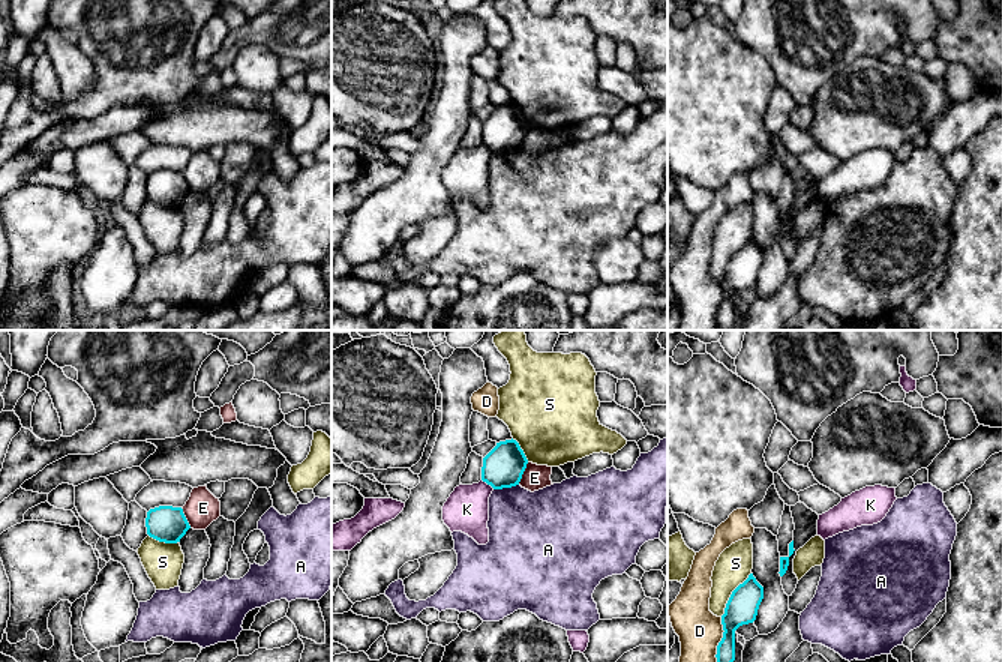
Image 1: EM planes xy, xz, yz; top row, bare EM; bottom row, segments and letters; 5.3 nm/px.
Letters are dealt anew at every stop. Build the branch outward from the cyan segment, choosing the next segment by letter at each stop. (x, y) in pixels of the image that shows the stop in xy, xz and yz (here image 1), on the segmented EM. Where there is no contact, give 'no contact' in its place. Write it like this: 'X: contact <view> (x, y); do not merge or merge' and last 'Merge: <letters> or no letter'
A: contact xz (506, 487); do not merge
D: contact yz (722, 640); do not merge
E: contact xz (522, 473); do not merge
K: contact xz (488, 484); do not merge
S: contact yz (731, 595); do not merge
Merge: no letter

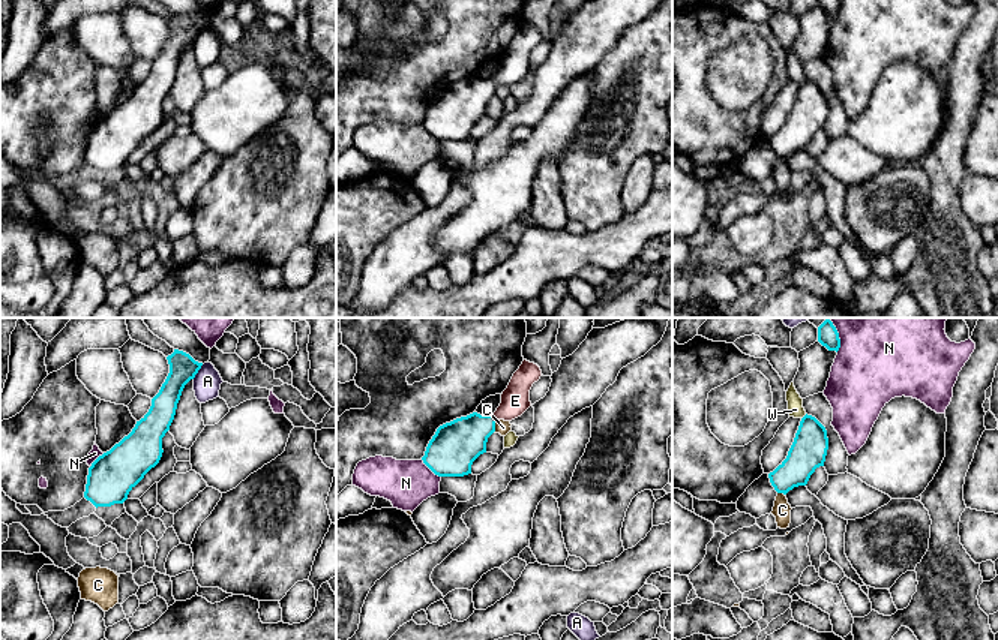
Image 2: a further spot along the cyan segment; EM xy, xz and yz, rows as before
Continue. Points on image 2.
A: contact xy (197, 372); do not merge
C: contact xz (494, 426); do not merge
E: contact xz (494, 417); merge
N: contact xz (431, 469); do not merge
W: contact yz (803, 417); do not merge
Merge: E

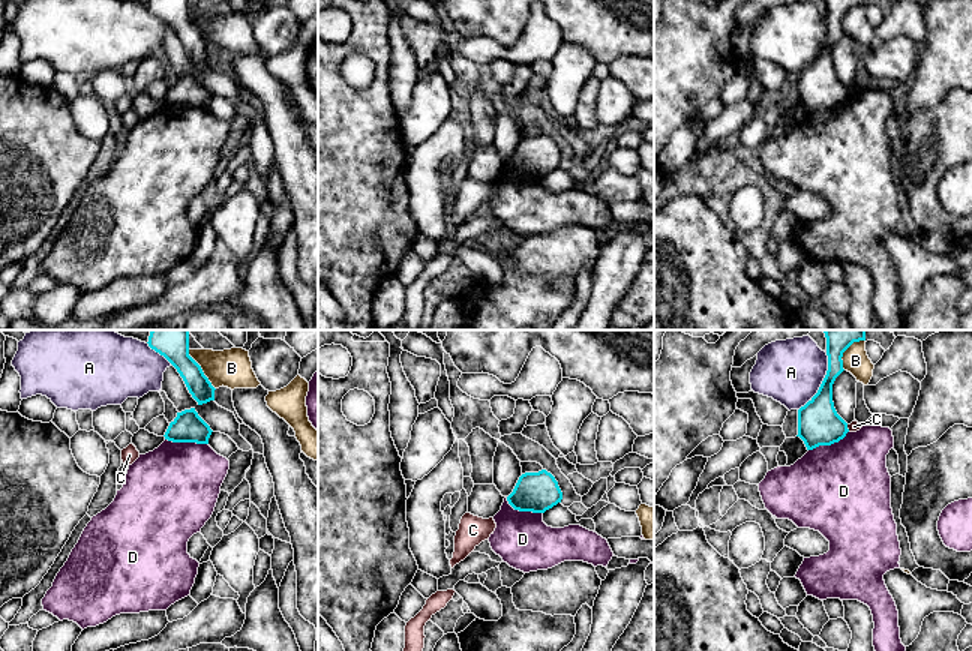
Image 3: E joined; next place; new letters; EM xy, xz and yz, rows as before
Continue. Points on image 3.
A: contact yz (822, 381); do not merge
B: contact xy (201, 369); do not merge
C: contact yz (846, 428); do not merge
D: contact xy (186, 441); do not merge
Merge: no letter

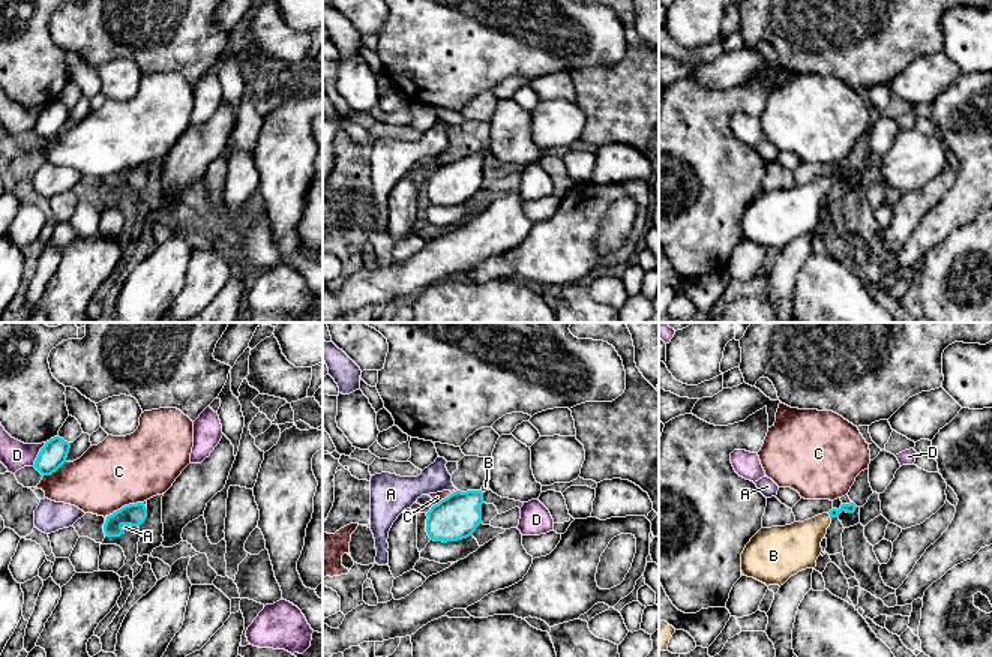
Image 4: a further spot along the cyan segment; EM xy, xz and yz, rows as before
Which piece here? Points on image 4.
A: contact xy (125, 524); do not merge
B: contact yz (830, 516); merge
C: contact xy (125, 506); do not merge
D: contact xy (38, 455); do not merge
Merge: B

